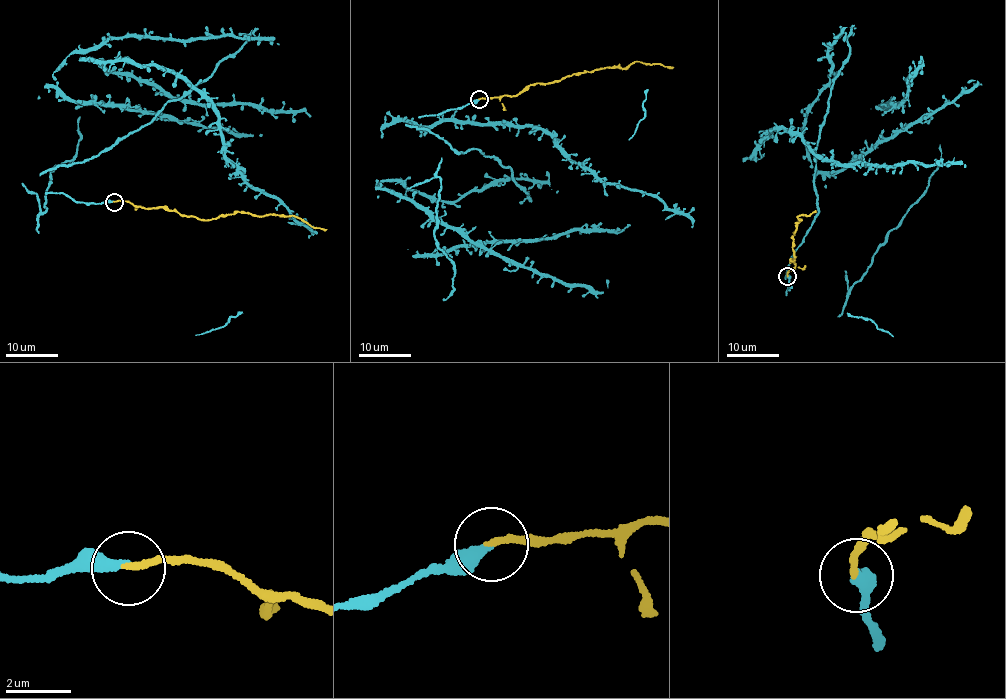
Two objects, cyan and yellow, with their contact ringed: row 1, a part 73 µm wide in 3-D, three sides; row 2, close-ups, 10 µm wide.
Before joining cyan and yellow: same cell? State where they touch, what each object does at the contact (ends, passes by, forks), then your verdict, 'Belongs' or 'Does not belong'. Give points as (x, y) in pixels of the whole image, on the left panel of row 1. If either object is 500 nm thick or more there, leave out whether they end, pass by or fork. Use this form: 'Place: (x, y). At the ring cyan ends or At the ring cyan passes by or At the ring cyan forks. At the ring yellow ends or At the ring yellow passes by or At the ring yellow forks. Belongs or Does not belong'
Place: (114, 202). At the ring cyan ends. At the ring yellow ends. Belongs

